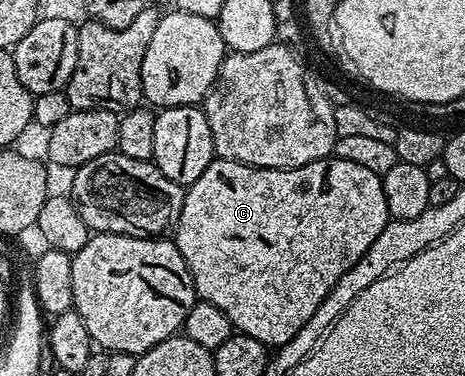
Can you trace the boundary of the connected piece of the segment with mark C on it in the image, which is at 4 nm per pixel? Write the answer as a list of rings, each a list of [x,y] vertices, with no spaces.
[[[331,156],[300,168],[273,170],[215,157],[200,172],[200,180],[185,187],[172,240],[192,272],[199,299],[216,304],[237,333],[247,334],[267,348],[277,348],[288,344],[308,324],[324,296],[368,252],[372,240],[391,220],[382,175],[368,172],[352,160]]]

